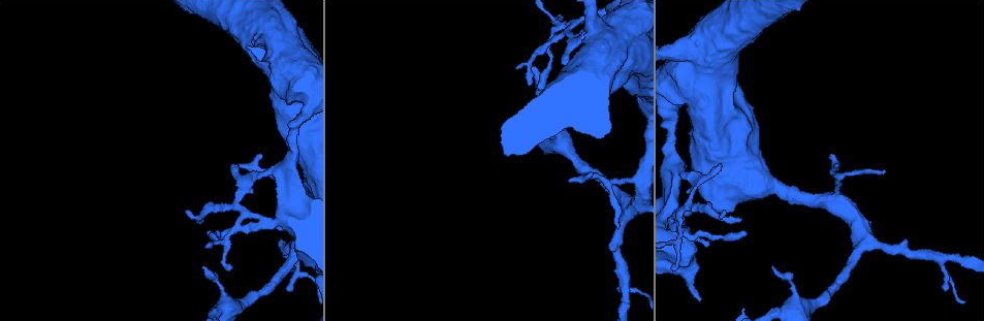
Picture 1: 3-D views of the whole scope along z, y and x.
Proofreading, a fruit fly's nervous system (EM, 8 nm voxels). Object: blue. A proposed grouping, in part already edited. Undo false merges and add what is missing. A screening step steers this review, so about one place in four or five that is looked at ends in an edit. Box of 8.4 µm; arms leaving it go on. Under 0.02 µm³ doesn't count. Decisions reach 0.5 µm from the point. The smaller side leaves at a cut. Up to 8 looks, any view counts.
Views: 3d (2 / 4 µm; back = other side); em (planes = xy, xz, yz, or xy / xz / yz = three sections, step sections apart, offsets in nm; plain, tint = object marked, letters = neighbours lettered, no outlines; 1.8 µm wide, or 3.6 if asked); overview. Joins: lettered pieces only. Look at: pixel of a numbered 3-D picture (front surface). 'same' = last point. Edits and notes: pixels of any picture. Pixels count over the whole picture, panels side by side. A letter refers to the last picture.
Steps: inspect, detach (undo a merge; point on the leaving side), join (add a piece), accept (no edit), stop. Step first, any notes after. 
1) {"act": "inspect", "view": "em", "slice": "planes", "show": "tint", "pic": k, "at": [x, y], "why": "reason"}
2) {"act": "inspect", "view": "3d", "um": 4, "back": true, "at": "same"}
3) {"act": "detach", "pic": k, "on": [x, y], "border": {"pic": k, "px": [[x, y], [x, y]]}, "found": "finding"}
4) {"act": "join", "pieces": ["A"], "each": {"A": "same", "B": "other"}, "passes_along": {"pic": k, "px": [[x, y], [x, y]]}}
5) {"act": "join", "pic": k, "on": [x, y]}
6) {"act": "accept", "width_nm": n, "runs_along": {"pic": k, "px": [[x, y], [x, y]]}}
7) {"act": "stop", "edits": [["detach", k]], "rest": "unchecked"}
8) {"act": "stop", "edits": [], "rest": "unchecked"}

{"act": "inspect", "view": "em", "slice": "yz", "step": 4, "show": "tint", "pic": 1, "at": [564, 63], "why": "tapers out"}

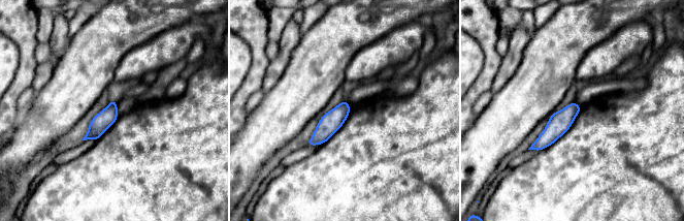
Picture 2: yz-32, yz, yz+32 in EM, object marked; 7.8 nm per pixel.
{"act": "inspect", "view": "em", "slice": "planes", "show": "letters", "at": "same", "why": "cut it another way"}

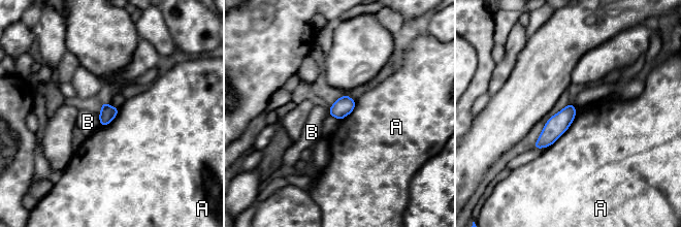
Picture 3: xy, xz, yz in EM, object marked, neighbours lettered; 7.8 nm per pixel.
{"act": "accept", "width_nm": 120, "each": {"A": "other", "B": "other"}, "border": {"pic": 3, "px": [[576, 115], [571, 125], [547, 148]]}, "found": "none of them fits"}

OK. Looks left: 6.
{"act": "inspect", "view": "em", "um": 3.6, "slice": "xz", "step": 4, "show": "tint", "pic": 1, "at": [305, 86], "why": "sudden change in width"}

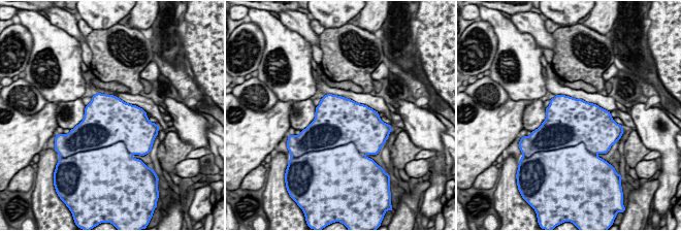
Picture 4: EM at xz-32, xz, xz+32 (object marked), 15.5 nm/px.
{"act": "inspect", "view": "em", "um": 3.6, "slice": "planes", "show": "tint", "at": "same"}

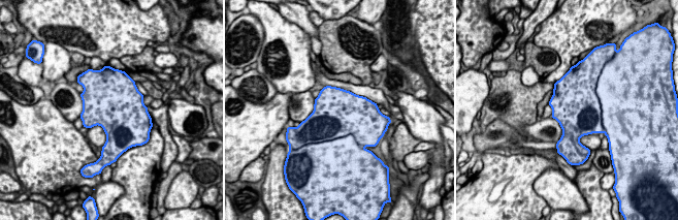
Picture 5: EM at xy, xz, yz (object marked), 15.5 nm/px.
{"act": "inspect", "view": "em", "um": 3.6, "slice": "planes", "show": "letters", "at": "same", "why": "see the neighbours"}

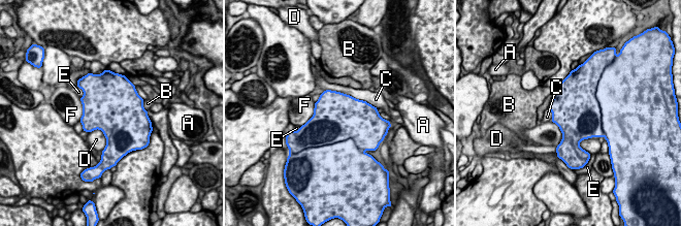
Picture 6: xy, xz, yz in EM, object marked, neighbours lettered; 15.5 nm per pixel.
{"act": "detach", "pic": 6, "on": [585, 112], "width_nm": 850, "each": {"A": "other", "B": "other", "C": "other", "D": "other", "E": "other", "F": "other"}, "border": {"pic": 6, "px": [[596, 87], [602, 129]]}, "found": "a second cell is stuck on"}

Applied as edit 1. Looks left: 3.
{"act": "inspect", "view": "em", "slice": "planes", "show": "letters", "pic": 1, "at": [289, 291], "why": "an open end"}

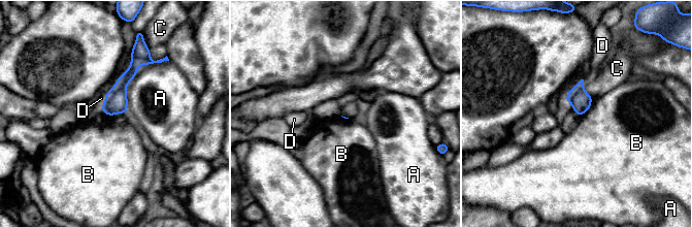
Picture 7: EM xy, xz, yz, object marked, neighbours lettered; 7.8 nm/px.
{"act": "accept", "longest_contact_nm": ["A", 480], "each": {"A": "other", "B": "other", "C": "other", "D": "other"}, "border": {"pic": 7, "px": [[593, 98], [590, 107], [579, 117]]}, "found": "none of them fits"}

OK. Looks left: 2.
{"act": "stop", "edits": [["detach", 6]], "rest": "unchecked"}

